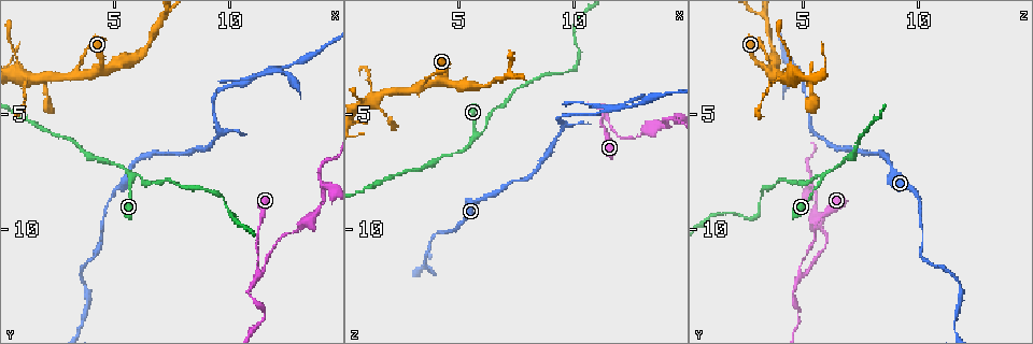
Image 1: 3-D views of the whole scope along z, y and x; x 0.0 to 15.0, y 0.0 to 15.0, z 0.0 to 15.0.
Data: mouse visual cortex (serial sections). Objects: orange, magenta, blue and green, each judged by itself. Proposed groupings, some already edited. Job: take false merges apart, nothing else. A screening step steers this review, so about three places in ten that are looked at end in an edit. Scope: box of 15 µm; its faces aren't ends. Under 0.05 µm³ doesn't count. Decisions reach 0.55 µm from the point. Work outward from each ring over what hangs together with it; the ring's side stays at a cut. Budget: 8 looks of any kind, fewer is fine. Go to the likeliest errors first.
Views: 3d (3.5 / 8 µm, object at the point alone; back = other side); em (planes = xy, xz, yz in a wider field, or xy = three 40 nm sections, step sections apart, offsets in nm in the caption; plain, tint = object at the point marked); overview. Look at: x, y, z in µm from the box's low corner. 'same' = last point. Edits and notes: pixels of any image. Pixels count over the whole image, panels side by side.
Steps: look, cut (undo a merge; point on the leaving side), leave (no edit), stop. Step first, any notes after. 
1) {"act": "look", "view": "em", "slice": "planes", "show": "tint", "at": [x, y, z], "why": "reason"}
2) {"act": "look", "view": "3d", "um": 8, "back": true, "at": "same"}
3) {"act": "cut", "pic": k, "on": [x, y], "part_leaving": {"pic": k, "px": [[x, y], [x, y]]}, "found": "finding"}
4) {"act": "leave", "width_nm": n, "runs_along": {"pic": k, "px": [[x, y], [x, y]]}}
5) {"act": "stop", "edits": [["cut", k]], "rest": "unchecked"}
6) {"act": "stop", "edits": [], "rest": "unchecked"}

{"act": "look", "view": "3d", "um": 3.5, "at": [11.4, 11.9, 4.9], "why": "abrupt turn"}

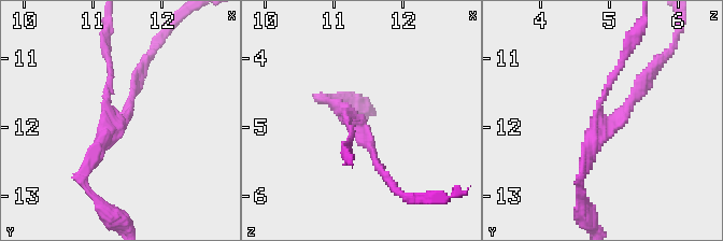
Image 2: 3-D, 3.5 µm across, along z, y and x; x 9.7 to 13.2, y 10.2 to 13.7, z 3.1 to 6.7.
{"act": "leave", "arm_widths_nm": [150, 150, 150], "found": "one cell here"}

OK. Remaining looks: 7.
{"act": "look", "view": "3d", "um": 3.5, "at": [5.8, 7.8, 5.9], "why": "arms part here"}

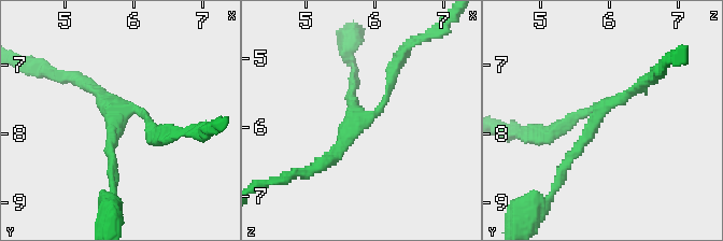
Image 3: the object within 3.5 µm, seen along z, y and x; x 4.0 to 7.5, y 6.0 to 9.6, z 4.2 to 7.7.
{"act": "look", "view": "em", "slice": "xy", "step": 3, "show": "plain", "at": [5.75, 7.80, 5.75], "arms": 3, "arm_widths_nm": [150, 150, 200], "why": "shape alone is not enough"}

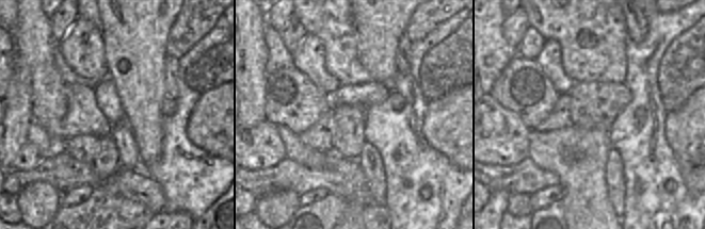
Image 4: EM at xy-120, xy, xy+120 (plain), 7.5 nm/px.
{"act": "look", "view": "em", "slice": "xy", "step": 3, "show": "tint", "at": "same"}

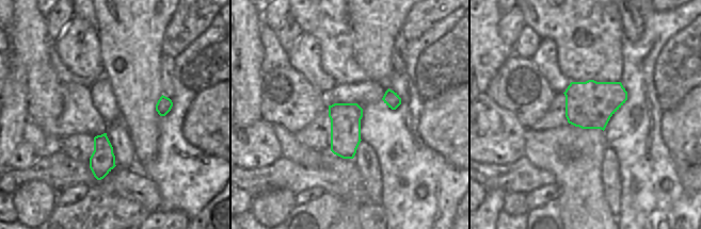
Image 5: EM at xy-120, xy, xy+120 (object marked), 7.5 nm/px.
{"act": "leave", "runs_along": {"pic": 3, "px": [[112, 180], [115, 121], [136, 110], [149, 127]]}, "found": "one cell here"}

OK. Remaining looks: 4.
{"act": "look", "view": "em", "slice": "xy", "step": 2, "show": "tint", "at": [14.1, 8.1, 5.4], "why": "three-way junction"}

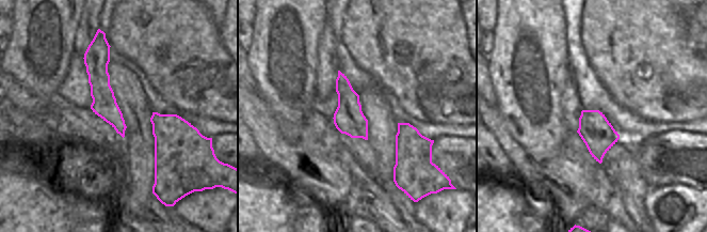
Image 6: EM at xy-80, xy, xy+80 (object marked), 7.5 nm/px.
{"act": "look", "view": "3d", "um": 3.5, "at": "same", "why": "wider look"}

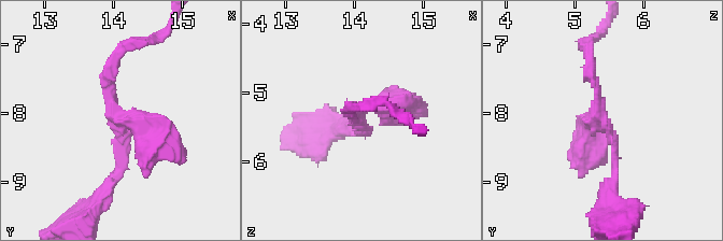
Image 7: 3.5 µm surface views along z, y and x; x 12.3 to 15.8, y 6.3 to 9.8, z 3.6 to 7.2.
{"act": "leave", "runs_along": {"pic": 7, "px": [[351, 129], [367, 108], [413, 104]]}, "found": "one cell here"}

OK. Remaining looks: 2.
{"act": "look", "view": "3d", "um": 8, "at": [1.5, 3.5, 4.2], "why": "sharp bend"}

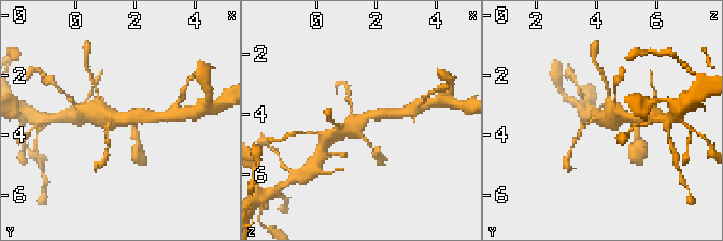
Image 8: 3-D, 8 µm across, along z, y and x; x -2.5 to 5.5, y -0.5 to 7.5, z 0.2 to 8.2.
{"act": "look", "view": "3d", "um": 3.5, "at": [1.5, 3.5, 4.2], "why": "zoom in"}

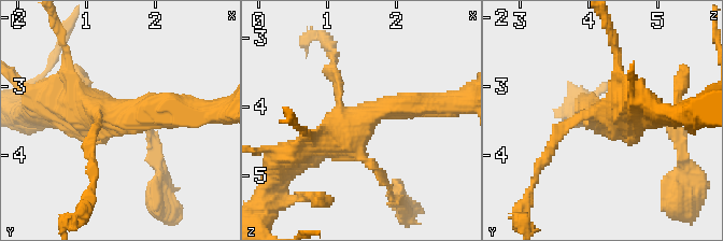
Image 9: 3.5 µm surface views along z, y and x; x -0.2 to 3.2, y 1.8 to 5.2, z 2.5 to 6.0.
{"act": "leave", "runs_along": {"pic": 9, "px": [[405, 104], [279, 162]]}, "found": "continuous, no second cell"}

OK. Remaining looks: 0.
{"act": "stop", "edits": [], "rest": "unchecked"}

